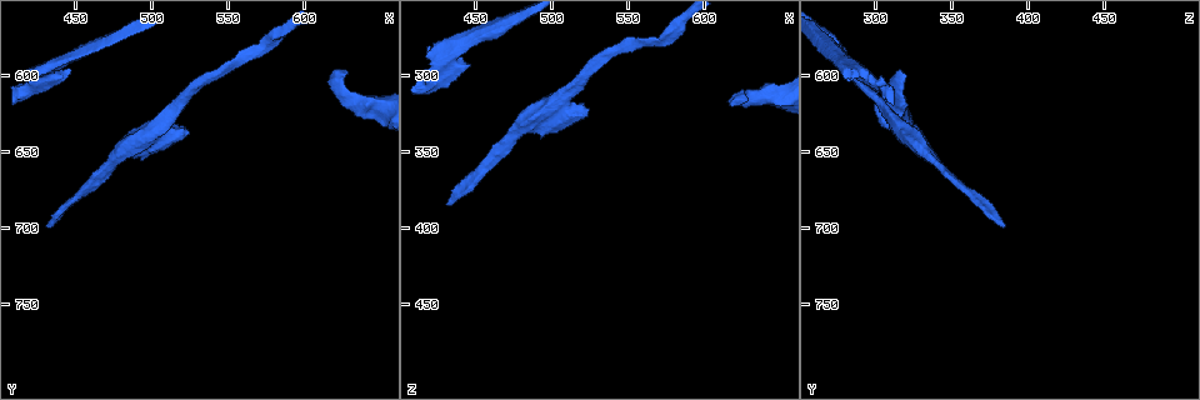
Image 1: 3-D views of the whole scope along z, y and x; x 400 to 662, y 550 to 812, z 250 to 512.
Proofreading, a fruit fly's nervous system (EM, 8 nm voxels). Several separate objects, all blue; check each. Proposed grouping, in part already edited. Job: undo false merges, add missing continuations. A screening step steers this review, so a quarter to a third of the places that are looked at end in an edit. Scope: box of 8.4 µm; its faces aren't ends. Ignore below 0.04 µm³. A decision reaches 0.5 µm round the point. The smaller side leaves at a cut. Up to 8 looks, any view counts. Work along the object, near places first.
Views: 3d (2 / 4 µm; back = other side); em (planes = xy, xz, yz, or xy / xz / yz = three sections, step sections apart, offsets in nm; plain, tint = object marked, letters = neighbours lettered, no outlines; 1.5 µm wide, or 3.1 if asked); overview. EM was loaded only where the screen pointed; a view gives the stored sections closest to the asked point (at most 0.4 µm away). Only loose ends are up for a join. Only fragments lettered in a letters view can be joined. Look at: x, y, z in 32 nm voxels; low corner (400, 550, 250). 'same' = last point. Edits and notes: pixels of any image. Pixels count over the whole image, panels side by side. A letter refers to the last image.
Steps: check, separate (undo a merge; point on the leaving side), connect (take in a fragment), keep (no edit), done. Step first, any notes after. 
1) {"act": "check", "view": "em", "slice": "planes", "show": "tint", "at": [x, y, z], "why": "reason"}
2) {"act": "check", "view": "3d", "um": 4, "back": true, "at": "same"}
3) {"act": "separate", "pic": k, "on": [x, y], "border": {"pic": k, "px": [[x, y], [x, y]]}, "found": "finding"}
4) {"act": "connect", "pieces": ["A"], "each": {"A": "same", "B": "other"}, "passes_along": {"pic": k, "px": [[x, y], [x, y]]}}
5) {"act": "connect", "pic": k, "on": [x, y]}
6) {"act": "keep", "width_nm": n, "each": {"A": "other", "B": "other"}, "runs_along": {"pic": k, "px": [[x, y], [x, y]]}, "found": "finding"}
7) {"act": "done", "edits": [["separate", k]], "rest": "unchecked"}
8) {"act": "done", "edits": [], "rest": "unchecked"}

{"act": "check", "view": "em", "slice": "xz", "step": 8, "show": "letters", "at": [420, 604, 280], "why": "free end"}

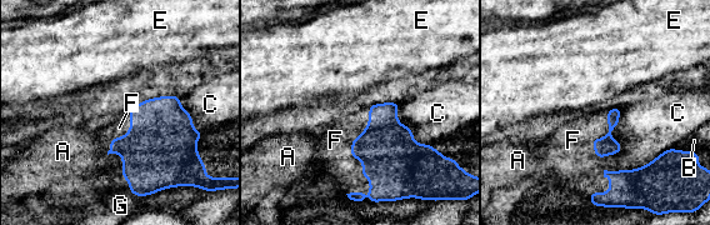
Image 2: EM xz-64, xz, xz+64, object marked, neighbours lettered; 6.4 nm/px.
{"act": "connect", "pieces": ["F"], "each": {"A": "other", "B": "other", "C": "other", "E": "other", "F": "same", "G": "other"}, "passes_along": {"pic": 2, "px": [[606, 146], [603, 138], [573, 140]]}, "found": "it goes on there"}

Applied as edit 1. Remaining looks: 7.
{"act": "check", "view": "3d", "um": 4, "at": [430, 698, 384], "why": "long arm stops here"}

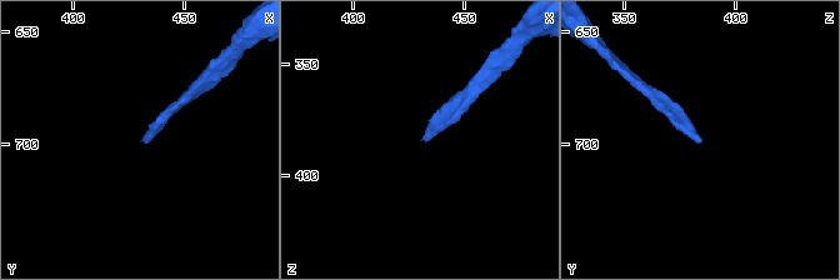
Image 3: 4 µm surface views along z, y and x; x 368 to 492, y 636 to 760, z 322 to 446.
{"act": "check", "view": "em", "slice": "planes", "show": "tint", "at": [432, 697, 384]}

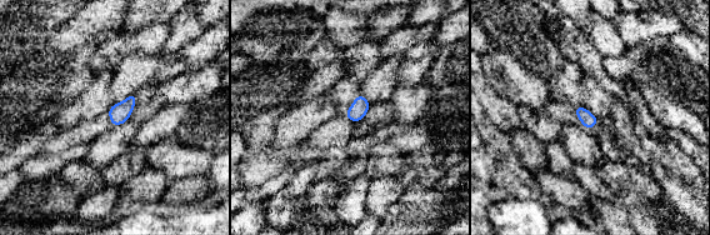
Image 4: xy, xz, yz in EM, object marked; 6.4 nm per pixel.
{"act": "check", "view": "em", "slice": "planes", "show": "letters", "at": "same", "why": "what lies round it"}

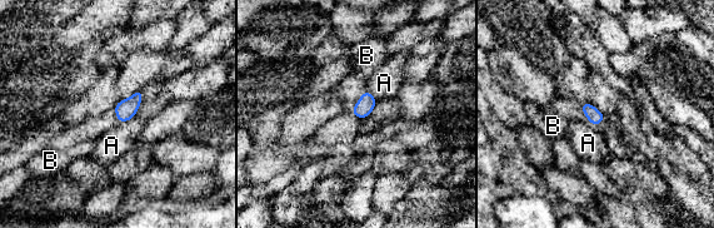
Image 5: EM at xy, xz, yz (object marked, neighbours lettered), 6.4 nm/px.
{"act": "keep", "longest_contact_nm": ["A", 110], "each": {"A": "other", "B": "other"}, "border": {"pic": 5, "px": [[134, 117], [119, 123]]}, "found": "no lettered fragment goes on from it"}

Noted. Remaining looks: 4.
{"act": "check", "view": "3d", "um": 2, "at": [510, 650, 334], "why": "free end"}

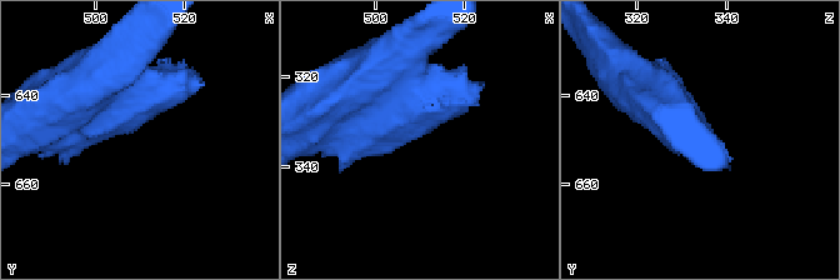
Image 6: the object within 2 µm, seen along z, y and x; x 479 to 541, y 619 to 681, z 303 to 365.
{"act": "check", "view": "em", "slice": "xz", "step": 4, "show": "letters", "at": [509, 648, 333]}

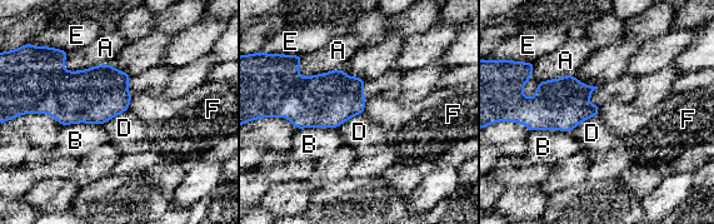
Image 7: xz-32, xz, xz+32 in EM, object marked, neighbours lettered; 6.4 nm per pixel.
{"act": "check", "view": "em", "slice": "planes", "show": "letters", "at": "same", "why": "another direction"}

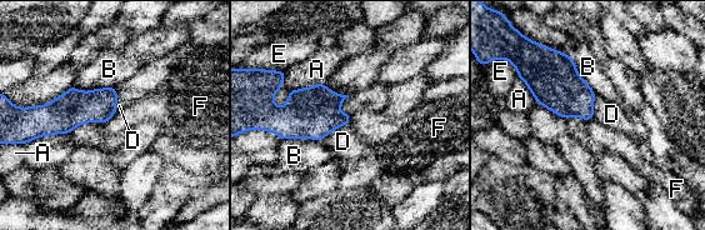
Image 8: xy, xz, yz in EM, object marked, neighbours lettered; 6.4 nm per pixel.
{"act": "keep", "each": {"A": "other", "B": "other", "D": "other", "E": "other", "F": "other"}, "border": {"pic": 8, "px": [[116, 113], [104, 124]]}, "found": "no lettered fragment goes on from it"}

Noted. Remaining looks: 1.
{"act": "done", "edits": [["connect", 2]], "rest": "unchecked"}

